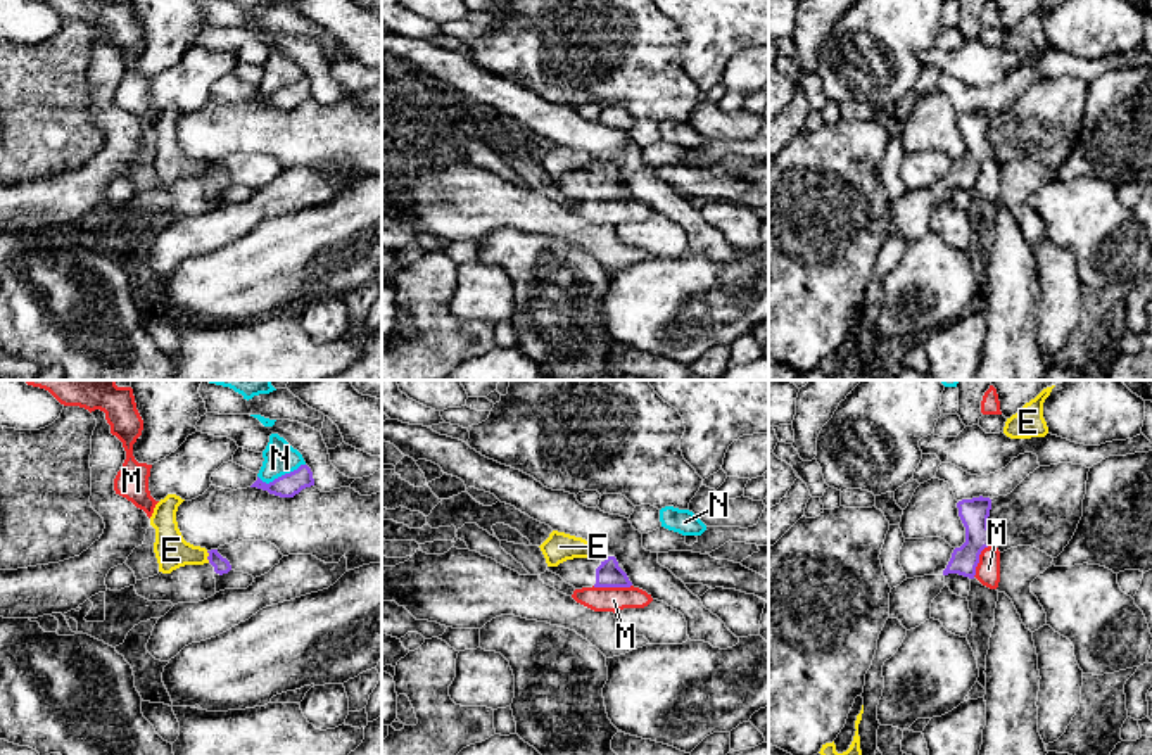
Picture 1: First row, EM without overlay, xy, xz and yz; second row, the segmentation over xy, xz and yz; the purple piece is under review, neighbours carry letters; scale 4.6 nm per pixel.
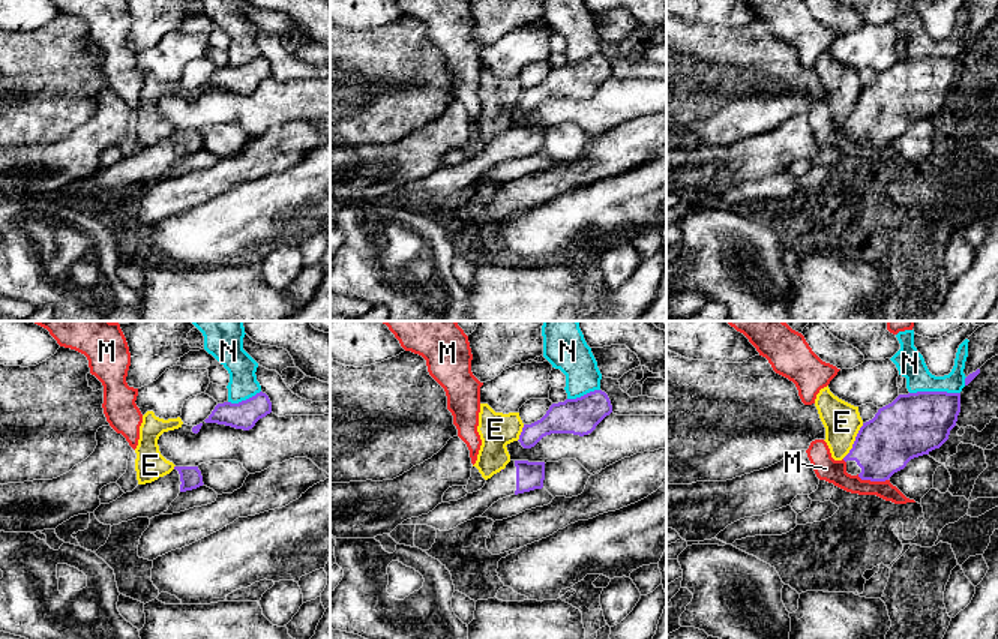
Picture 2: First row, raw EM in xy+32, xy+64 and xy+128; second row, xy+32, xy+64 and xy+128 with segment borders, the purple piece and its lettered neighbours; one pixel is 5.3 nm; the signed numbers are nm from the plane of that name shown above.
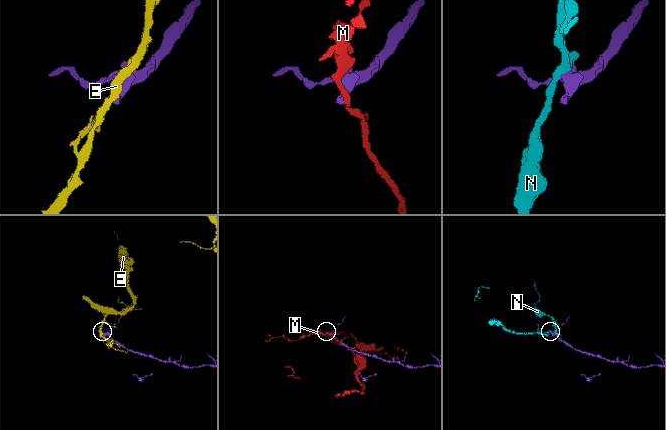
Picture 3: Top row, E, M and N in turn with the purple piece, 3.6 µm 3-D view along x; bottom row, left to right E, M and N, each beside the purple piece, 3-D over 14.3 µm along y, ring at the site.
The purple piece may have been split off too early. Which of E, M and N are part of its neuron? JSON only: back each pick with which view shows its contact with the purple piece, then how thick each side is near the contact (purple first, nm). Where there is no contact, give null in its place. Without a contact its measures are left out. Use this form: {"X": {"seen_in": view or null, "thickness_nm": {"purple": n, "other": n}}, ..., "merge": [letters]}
{"merge": []}

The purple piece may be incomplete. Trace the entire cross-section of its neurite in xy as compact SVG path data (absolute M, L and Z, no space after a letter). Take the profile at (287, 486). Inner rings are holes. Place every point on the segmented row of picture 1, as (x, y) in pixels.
M301 465L297 470L285 473L273 482L266 484L259 477L250 487L268 491L280 498L294 498L302 489L314 485L313 472L307 465Z

